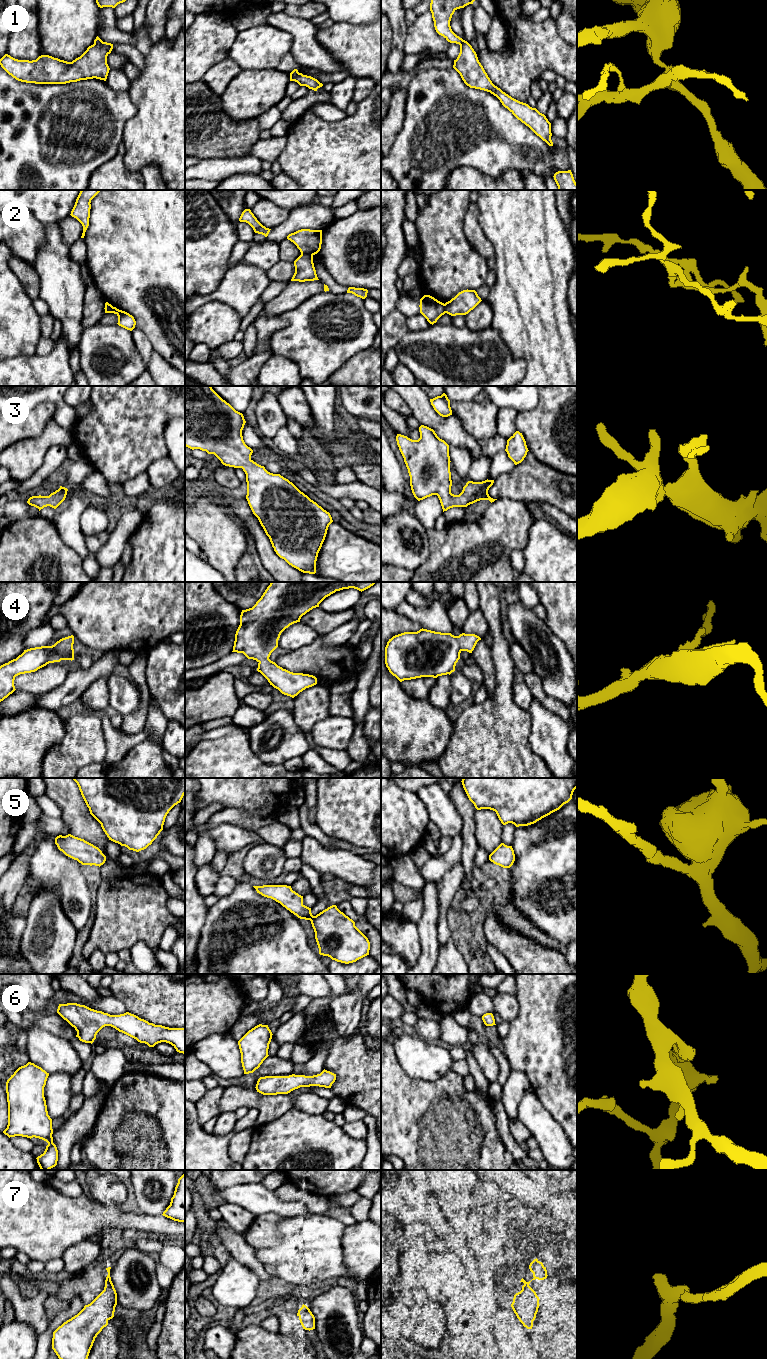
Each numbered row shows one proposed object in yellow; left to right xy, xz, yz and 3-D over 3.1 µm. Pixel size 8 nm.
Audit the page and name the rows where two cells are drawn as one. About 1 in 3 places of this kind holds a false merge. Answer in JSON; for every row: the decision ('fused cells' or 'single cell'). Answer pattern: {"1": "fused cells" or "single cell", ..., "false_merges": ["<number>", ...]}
{"1": "fused cells", "2": "fused cells", "3": "single cell", "4": "single cell", "5": "single cell", "6": "single cell", "7": "single cell", "false_merges": ["1", "2"]}

